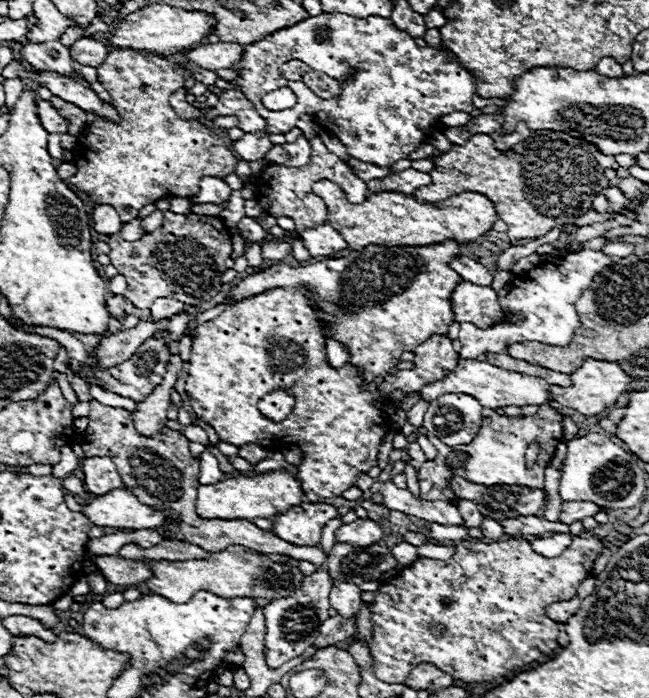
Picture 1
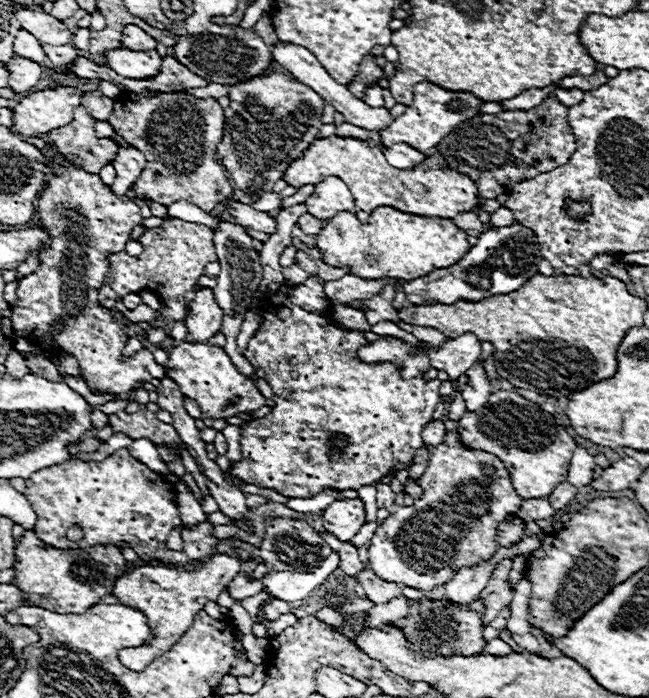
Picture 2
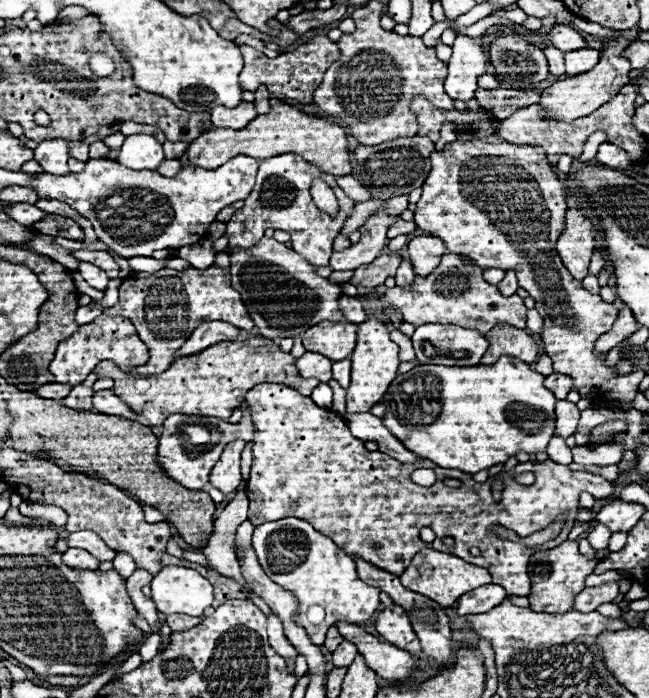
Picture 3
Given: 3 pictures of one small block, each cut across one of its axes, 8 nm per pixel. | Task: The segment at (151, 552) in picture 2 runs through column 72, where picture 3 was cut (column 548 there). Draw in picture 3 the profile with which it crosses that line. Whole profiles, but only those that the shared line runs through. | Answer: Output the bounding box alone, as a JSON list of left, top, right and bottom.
[246,382,616,596]

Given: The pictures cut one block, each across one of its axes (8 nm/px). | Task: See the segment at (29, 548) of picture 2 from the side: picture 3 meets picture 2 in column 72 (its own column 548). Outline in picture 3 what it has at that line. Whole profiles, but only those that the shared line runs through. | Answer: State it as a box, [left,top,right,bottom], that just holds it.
[528,540,598,612]

